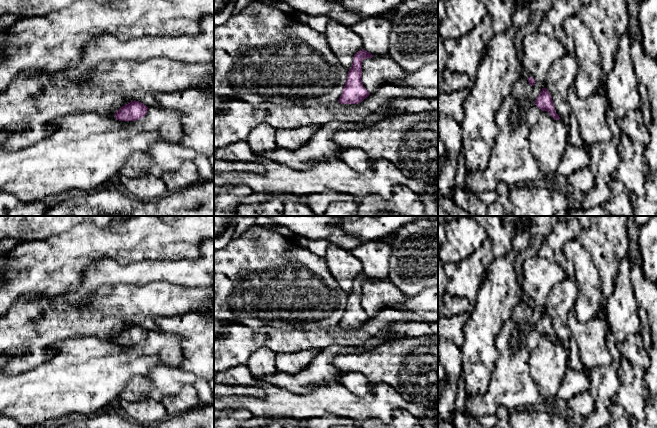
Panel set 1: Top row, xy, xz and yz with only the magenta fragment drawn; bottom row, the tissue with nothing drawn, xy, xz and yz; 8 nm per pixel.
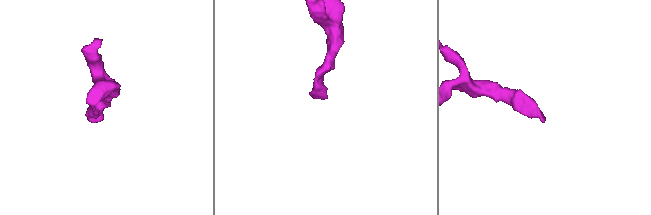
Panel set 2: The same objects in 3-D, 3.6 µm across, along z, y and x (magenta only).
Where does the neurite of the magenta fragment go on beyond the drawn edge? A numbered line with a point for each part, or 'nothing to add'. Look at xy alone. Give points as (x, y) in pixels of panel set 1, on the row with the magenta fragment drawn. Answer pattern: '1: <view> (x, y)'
nothing to add

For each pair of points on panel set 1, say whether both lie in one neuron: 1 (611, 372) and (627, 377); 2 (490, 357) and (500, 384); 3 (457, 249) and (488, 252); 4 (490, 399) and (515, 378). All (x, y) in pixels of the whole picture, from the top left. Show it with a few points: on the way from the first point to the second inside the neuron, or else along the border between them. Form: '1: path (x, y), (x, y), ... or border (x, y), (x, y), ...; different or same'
1: border (621, 357), (618, 368), (619, 387), (612, 397); different
2: border (496, 344), (498, 359), (489, 386), (486, 389); different
3: border (487, 232), (486, 239), (472, 253), (452, 262); different
4: path (496, 395), (509, 384); same

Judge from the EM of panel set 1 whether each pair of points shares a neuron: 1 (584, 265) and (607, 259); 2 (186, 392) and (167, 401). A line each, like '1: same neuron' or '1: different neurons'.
1: different neurons
2: same neuron

